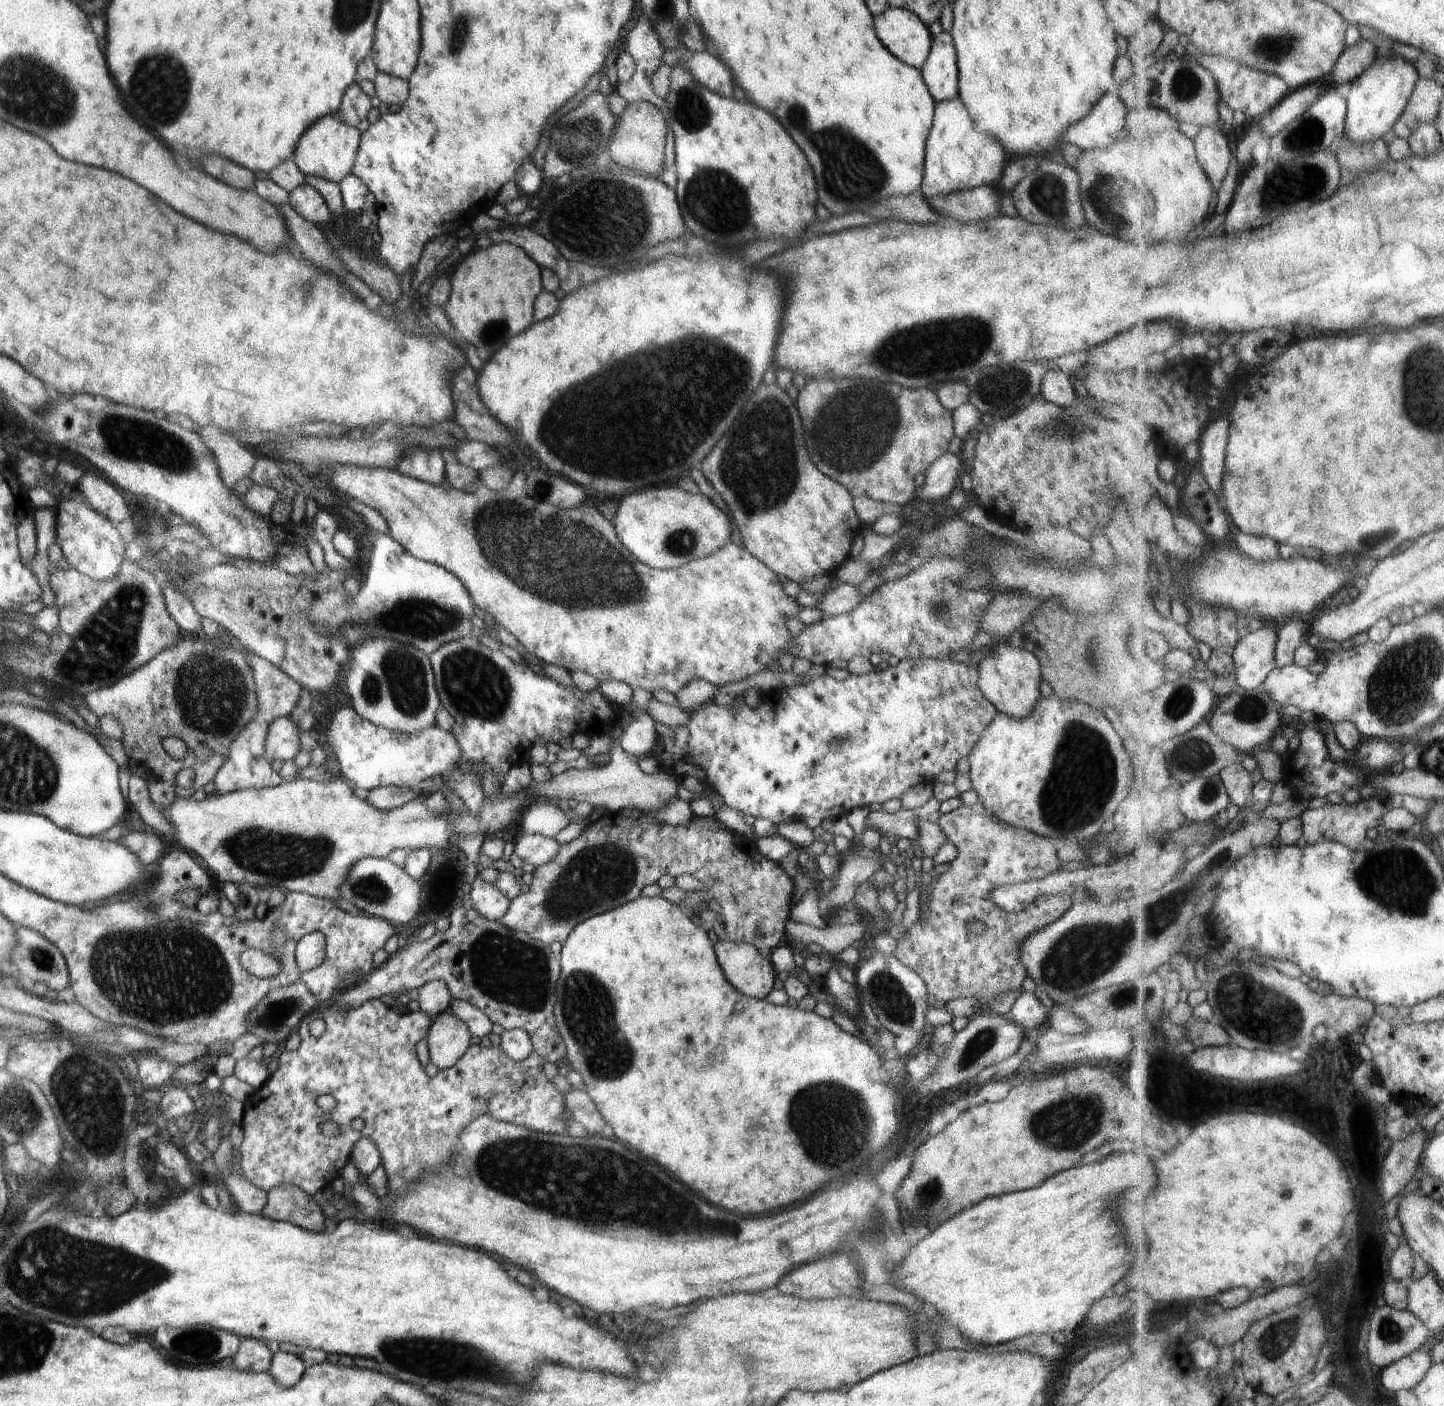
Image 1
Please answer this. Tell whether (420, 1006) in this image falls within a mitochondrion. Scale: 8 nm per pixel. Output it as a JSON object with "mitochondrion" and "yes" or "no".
{"mitochondrion":"no"}

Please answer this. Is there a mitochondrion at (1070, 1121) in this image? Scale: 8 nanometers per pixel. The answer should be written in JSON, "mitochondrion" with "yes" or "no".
{"mitochondrion":"yes"}

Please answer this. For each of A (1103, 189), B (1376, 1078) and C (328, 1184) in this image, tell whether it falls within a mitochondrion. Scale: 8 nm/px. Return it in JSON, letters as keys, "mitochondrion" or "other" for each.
{"A":"mitochondrion","B":"other","C":"other"}

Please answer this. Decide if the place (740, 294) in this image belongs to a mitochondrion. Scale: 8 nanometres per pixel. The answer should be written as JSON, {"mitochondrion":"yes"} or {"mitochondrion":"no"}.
{"mitochondrion":"no"}

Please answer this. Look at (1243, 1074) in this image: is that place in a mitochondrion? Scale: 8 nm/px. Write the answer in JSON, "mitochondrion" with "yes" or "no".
{"mitochondrion":"no"}

